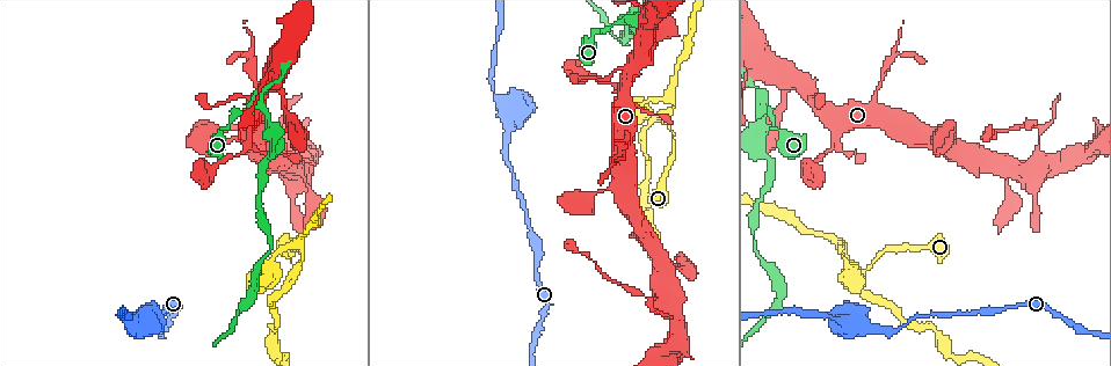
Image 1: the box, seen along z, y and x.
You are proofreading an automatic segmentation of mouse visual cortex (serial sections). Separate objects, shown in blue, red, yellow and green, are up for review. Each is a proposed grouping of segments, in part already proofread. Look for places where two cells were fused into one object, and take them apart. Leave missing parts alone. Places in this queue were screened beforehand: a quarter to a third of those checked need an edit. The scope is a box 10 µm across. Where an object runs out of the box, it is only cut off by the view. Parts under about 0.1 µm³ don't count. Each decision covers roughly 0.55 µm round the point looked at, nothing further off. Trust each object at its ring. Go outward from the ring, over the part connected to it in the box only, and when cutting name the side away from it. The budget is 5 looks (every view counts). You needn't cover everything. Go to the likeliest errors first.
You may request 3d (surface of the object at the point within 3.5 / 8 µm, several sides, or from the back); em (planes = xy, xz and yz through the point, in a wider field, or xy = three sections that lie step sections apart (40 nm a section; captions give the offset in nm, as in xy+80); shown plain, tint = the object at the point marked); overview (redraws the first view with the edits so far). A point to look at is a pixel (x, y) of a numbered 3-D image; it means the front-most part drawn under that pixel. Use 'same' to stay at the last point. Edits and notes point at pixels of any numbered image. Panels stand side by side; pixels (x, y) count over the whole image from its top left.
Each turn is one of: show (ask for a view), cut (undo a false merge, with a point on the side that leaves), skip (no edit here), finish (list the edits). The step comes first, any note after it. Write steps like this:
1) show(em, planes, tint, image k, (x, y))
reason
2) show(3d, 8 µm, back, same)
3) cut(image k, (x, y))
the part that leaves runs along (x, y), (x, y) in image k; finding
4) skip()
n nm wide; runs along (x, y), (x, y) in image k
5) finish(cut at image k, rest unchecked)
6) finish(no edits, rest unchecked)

show(3d, 3.5 µm, image 1, (652, 297))
thin neck

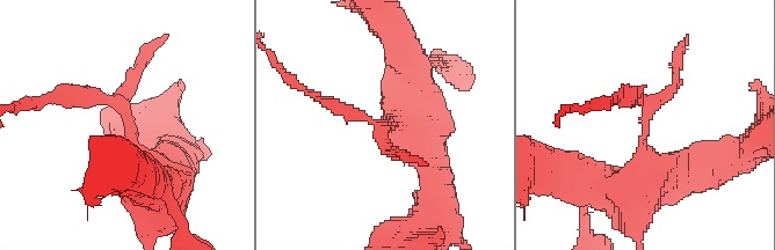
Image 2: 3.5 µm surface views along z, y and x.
show(em, xy, step 3, tint, image 2, (647, 117))

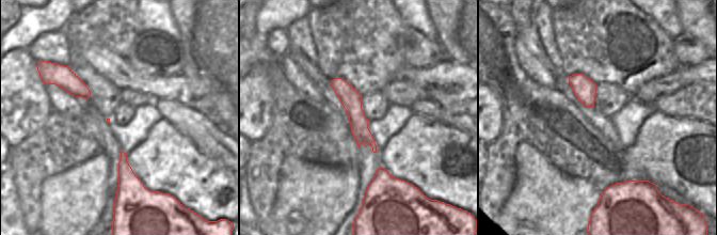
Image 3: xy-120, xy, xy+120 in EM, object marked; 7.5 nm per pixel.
cut(image 2, (129, 88))
border along (354, 135), (361, 132), (368, 143) in image 3; a second cell is stuck on

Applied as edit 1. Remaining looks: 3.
show(overview)
redraw

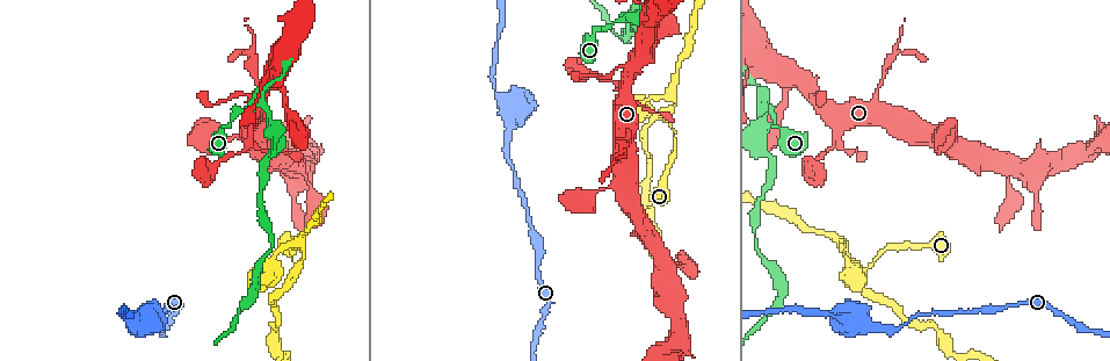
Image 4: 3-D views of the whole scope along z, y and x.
show(3d, 8 µm, image 4, (299, 271))
a narrow waist

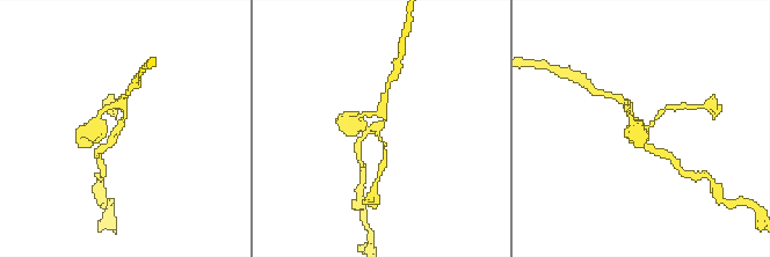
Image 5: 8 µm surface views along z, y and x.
show(em, xy, step 3, tint, same)
now the EM

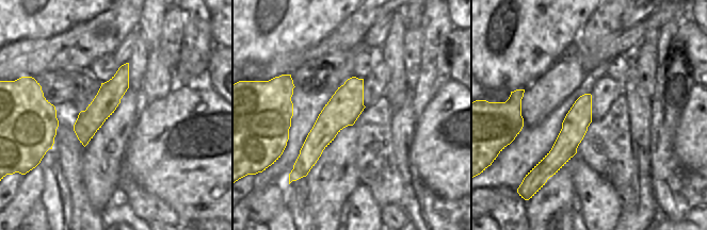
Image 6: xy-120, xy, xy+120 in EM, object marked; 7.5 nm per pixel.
skip()
runs along (360, 81), (300, 161) in image 6; continuous, no second cell

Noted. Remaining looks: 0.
finish(cut at image 2, rest unchecked)

